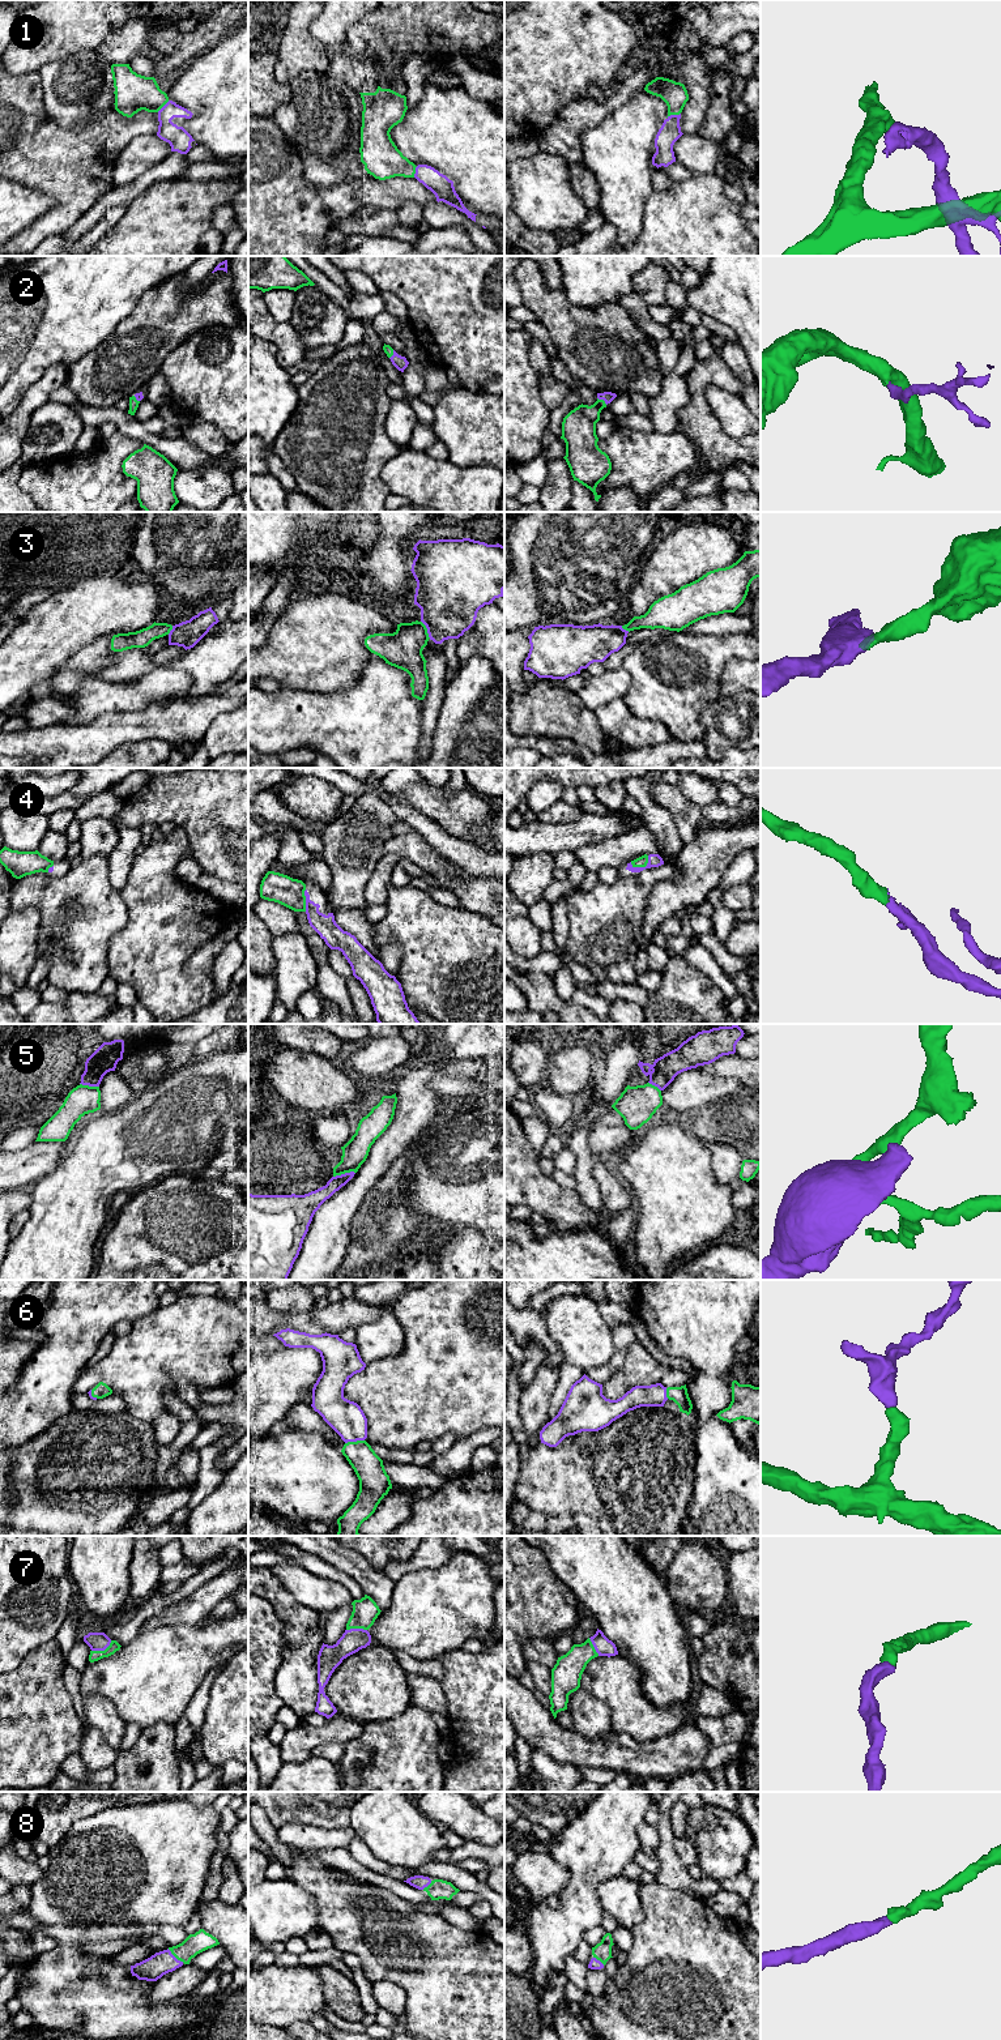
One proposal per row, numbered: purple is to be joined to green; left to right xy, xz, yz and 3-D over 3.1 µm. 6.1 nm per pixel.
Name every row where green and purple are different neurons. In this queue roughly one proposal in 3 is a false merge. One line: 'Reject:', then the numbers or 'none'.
Reject: 3, 5

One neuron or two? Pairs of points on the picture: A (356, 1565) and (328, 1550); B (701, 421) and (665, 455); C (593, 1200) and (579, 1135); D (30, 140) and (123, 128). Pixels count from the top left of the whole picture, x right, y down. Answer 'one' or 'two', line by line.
A: one
B: two
C: one
D: one

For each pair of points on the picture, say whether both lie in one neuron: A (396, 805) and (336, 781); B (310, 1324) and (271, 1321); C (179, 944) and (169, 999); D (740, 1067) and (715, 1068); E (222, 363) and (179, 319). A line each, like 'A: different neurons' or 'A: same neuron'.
A: same neuron
B: same neuron
C: same neuron
D: same neuron
E: different neurons

